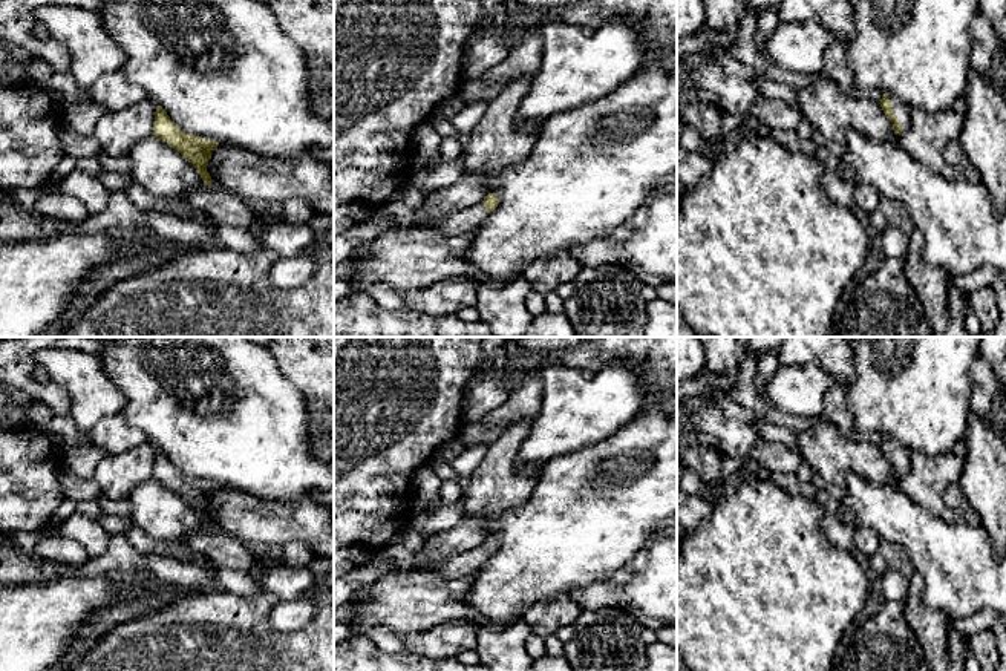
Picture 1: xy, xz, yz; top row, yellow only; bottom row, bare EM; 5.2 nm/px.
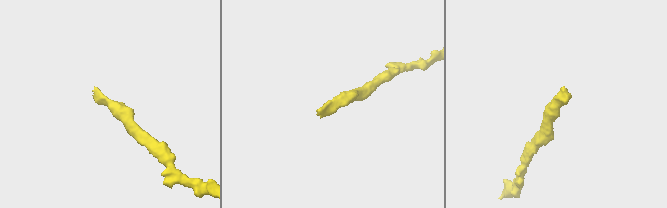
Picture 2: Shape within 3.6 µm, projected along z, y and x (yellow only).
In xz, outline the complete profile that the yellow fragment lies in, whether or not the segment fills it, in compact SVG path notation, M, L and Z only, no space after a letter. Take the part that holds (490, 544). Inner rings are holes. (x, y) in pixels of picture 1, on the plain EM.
M493 535L488 536L481 545L450 556L447 561L435 565L430 565L420 553L415 553L410 558L410 573L426 568L449 579L472 576L496 550L498 538Z

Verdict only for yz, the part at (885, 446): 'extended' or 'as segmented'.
extended

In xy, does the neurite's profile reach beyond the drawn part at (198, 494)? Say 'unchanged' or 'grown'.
unchanged

